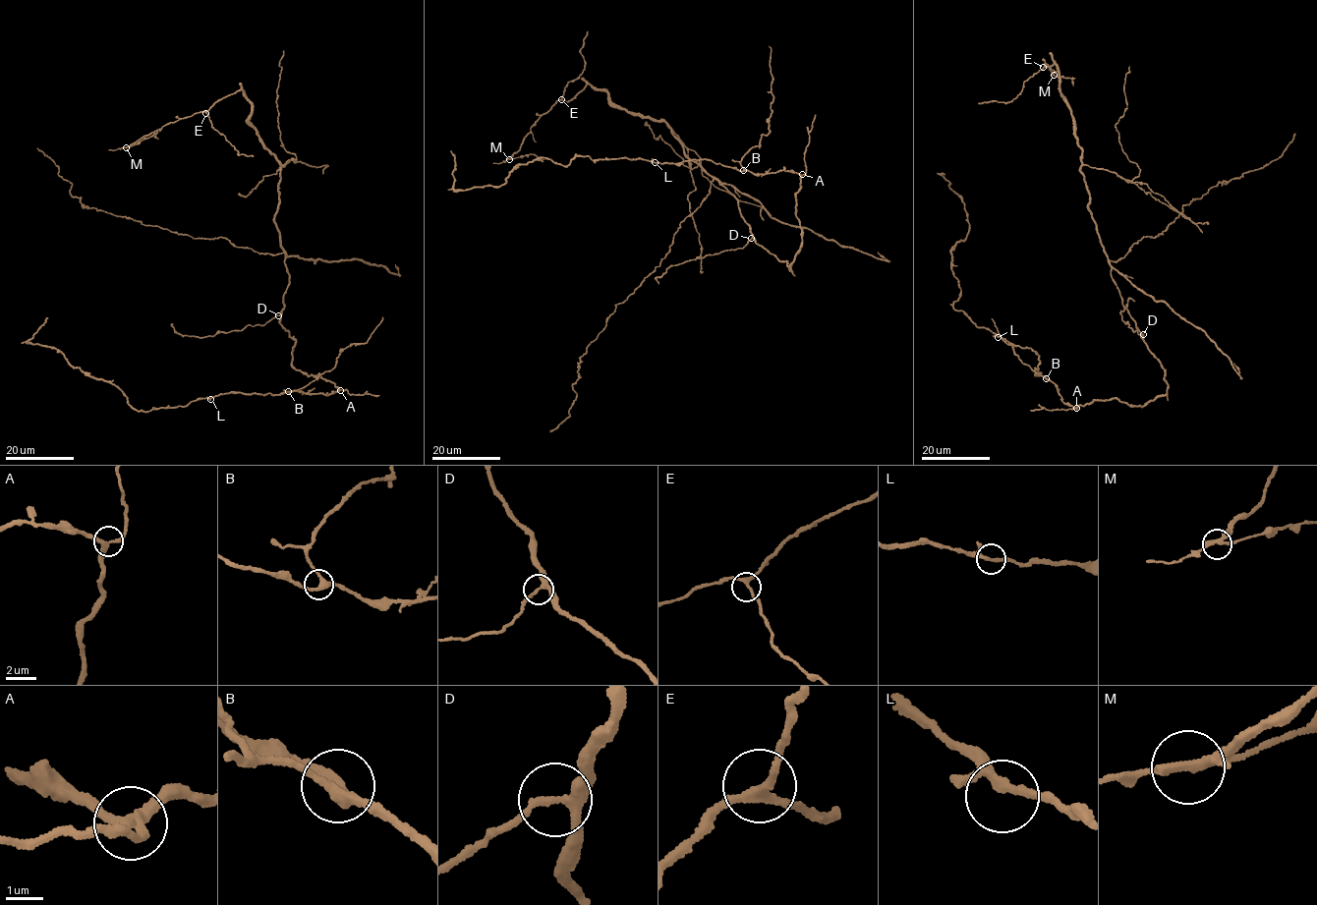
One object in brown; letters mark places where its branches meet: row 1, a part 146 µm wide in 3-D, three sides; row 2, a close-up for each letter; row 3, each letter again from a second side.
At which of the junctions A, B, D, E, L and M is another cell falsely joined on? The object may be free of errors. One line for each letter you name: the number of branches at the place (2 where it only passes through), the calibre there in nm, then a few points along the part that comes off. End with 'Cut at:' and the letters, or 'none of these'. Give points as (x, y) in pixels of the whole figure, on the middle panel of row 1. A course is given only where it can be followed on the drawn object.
M: 3 | 200 nm | (509, 159), (531, 154), (543, 159)
Cut at: M

